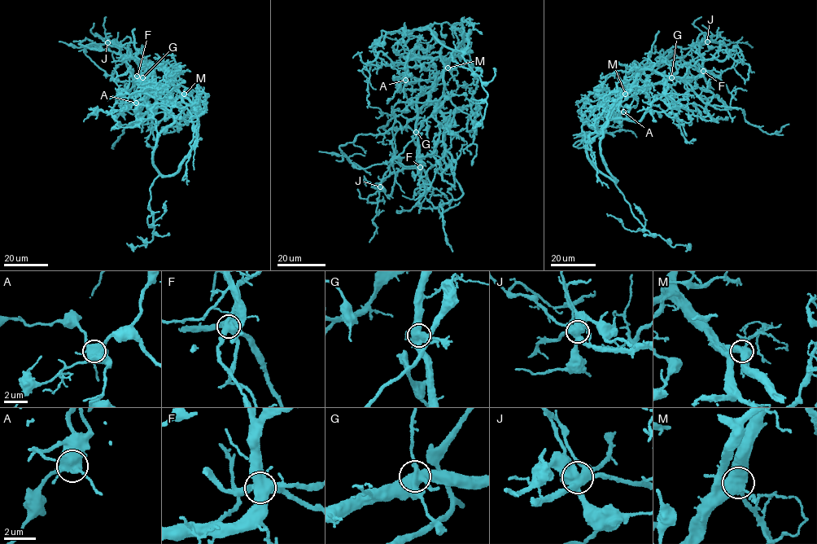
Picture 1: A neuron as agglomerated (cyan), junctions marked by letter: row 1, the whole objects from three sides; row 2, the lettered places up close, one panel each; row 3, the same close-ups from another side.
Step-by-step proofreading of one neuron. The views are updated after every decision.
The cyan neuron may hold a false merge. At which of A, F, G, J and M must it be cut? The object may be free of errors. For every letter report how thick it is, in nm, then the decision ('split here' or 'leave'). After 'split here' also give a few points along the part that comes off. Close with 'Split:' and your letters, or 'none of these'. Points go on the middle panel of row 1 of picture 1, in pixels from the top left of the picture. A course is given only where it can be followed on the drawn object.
A: 550 nm | leave
F: 600 nm | split here | (419, 168), (417, 175), (425, 189), (417, 204)
G: 550 nm | leave
J: 600 nm | leave
M: 550 nm | leave
Split: F

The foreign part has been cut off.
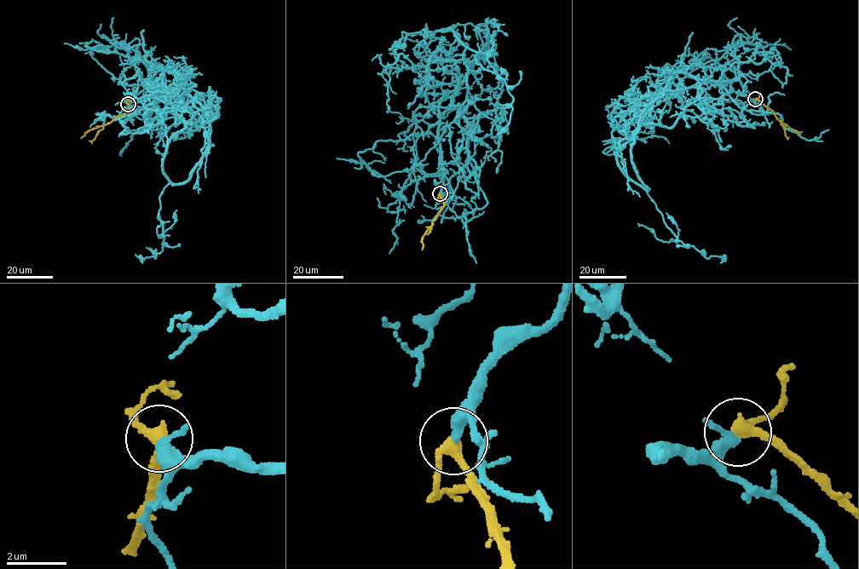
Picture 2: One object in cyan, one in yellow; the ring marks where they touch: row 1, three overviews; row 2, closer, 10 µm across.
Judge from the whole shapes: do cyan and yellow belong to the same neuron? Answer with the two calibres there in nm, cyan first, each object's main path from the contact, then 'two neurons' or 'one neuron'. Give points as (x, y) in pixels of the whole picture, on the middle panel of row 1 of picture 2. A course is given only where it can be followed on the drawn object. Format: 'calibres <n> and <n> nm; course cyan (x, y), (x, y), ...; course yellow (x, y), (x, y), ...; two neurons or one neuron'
calibres 280 and 320 nm; course cyan (440, 193), (469, 160), (467, 118), (453, 94), (496, 31), (475, 57), (511, 96), (497, 134); course yellow (439, 193), (443, 206), (423, 237), (422, 250); one neuron

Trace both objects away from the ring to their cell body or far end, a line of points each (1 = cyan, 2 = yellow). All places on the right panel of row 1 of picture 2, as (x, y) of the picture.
1: (755, 100), (737, 103), (711, 80), (677, 72), (642, 111), (631, 146), (666, 227), (707, 258), (724, 255)
2: (755, 99), (773, 111), (782, 123), (800, 134)

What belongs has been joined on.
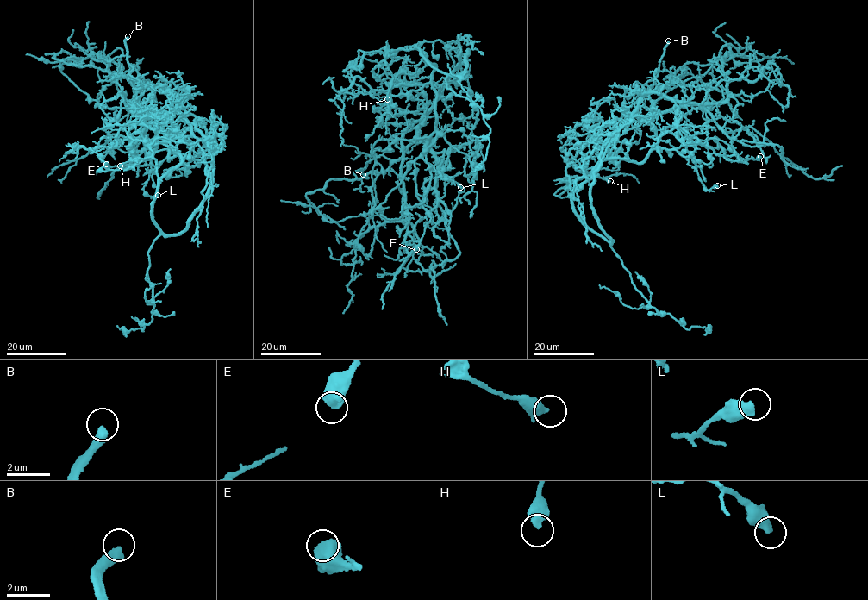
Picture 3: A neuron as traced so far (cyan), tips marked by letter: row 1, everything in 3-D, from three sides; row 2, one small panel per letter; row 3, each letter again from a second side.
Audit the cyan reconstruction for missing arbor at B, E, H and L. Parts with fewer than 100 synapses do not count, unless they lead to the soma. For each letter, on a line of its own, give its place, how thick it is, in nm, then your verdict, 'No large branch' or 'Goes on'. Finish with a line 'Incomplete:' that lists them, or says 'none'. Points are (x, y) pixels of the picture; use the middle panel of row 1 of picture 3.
B: Place: (363, 174). Thickness 440 nm. Goes on
E: Place: (416, 249). Thickness 750 nm. No large branch
H: Place: (387, 99). Thickness 480 nm. No large branch
L: Place: (460, 187). Thickness 500 nm. No large branch
Incomplete: B

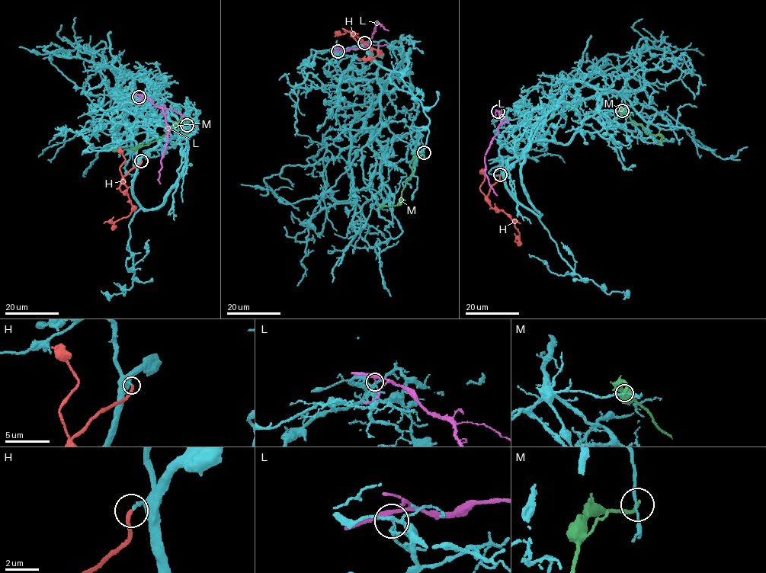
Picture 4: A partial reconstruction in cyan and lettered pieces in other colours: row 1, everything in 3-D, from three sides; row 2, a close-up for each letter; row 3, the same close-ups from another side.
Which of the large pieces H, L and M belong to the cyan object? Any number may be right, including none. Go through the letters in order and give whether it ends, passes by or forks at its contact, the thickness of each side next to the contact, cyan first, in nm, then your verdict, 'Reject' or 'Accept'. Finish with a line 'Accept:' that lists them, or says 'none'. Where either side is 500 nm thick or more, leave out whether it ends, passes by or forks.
H: It ends there. Thickness 200 nm (cyan) against 240 nm. Accept
L: It passes by. Thickness 100 nm (cyan) against 190 nm. Reject
M: It ends there. Thickness 130 nm (cyan) against 220 nm. Reject
Accept: H

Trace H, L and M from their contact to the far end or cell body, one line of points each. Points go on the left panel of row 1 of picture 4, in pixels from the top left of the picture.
H: (141, 161), (123, 177), (120, 185), (121, 192), (128, 196), (132, 212), (114, 222), (104, 223)
L: (139, 96), (145, 96), (162, 109), (165, 116), (168, 141), (159, 174), (160, 184)
M: (186, 124), (181, 120), (162, 137), (149, 145), (112, 150)

